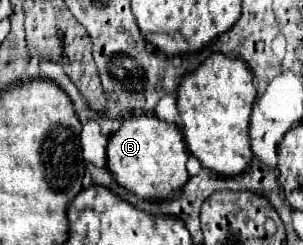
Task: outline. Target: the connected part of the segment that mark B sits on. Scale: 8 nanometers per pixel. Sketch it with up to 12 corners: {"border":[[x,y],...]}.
{"border":[[156,114],[122,118],[108,172],[146,200],[188,180],[182,130]]}

